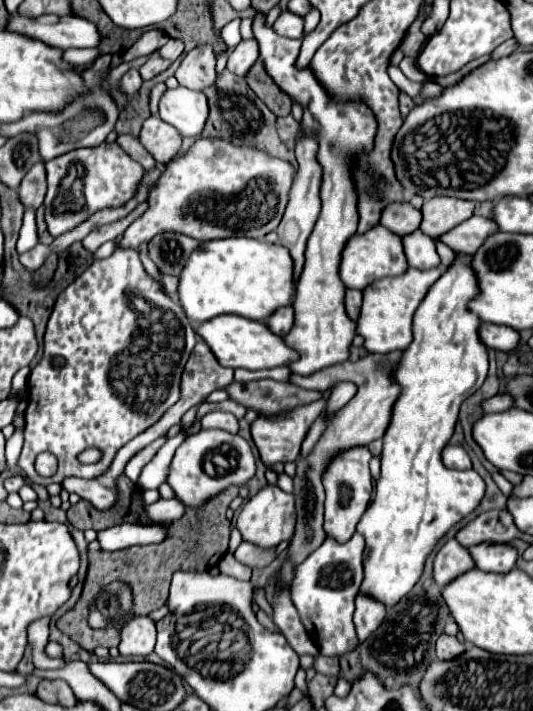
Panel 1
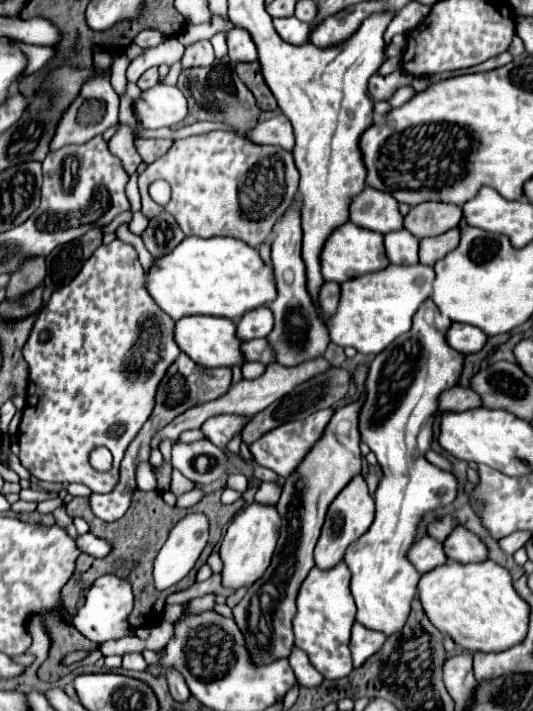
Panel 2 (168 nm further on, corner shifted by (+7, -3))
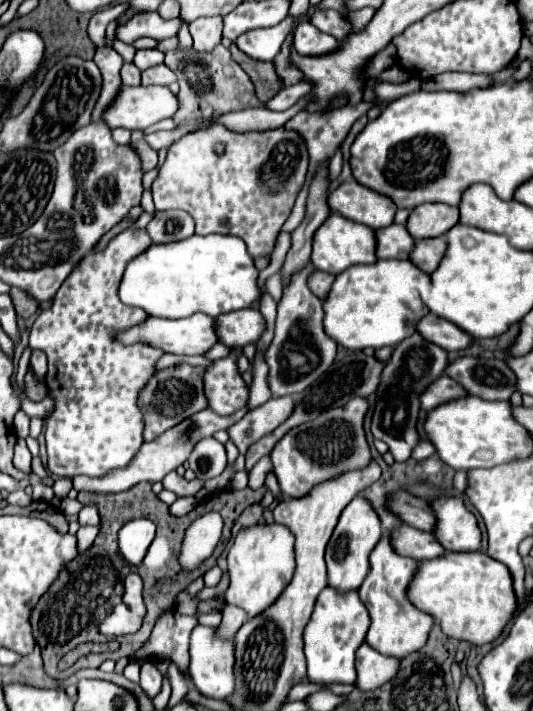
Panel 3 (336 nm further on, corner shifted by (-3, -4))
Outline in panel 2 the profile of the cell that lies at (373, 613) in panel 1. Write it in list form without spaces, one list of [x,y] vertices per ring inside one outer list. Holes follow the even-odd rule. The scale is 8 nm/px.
[[[353,623],[351,633],[351,653],[353,653],[353,665],[359,667],[367,657],[377,653],[385,641],[385,635],[381,631],[369,631],[367,627],[361,627],[361,623]]]

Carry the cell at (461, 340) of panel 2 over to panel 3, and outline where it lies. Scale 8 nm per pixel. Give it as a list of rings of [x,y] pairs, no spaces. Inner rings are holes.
[[[435,314],[423,316],[423,320],[419,320],[419,324],[417,324],[417,332],[427,342],[433,342],[433,344],[441,346],[447,352],[463,350],[471,344],[471,336],[465,336],[465,332],[459,330],[455,324],[443,320]]]

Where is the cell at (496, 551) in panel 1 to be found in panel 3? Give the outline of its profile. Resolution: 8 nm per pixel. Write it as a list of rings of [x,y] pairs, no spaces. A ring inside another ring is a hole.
[[[437,496],[431,508],[435,508],[435,516],[439,516],[433,534],[447,552],[473,552],[481,548],[477,518],[465,508],[461,498]]]

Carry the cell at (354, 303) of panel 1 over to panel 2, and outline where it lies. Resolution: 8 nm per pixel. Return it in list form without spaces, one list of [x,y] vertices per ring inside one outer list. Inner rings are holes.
[[[327,281],[323,287],[321,287],[321,293],[319,293],[319,307],[323,313],[327,315],[333,315],[333,311],[337,311],[337,303],[339,303],[339,293],[341,293],[341,287],[333,281]]]

